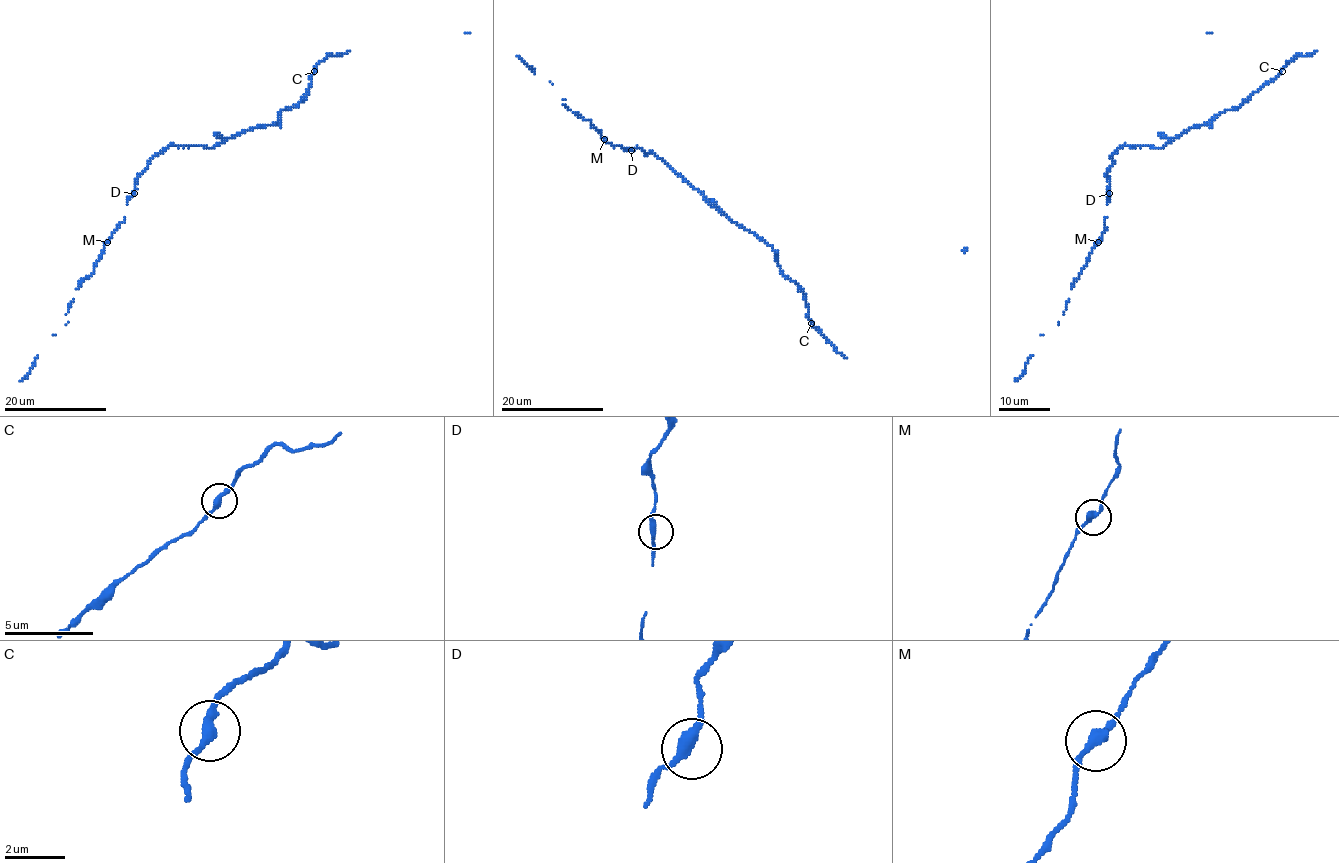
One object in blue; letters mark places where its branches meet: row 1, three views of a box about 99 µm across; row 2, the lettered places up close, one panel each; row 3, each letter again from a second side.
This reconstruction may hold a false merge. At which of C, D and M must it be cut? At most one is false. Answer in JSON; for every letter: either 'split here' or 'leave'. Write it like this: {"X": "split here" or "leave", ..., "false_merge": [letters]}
{"C": "leave", "D": "leave", "M": "leave", "false_merge": []}

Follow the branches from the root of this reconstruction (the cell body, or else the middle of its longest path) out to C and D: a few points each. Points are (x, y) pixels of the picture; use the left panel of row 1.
C: (217, 145), (240, 132), (273, 124), (284, 109), (294, 106), (307, 94), (314, 71)
D: (217, 145), (212, 147), (170, 145), (151, 160), (135, 182), (134, 193)

